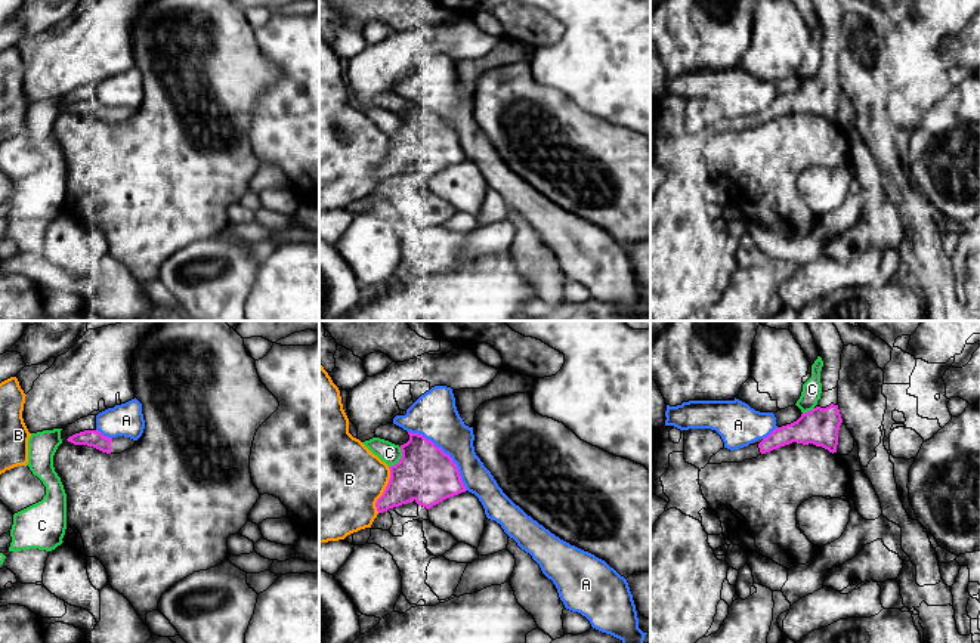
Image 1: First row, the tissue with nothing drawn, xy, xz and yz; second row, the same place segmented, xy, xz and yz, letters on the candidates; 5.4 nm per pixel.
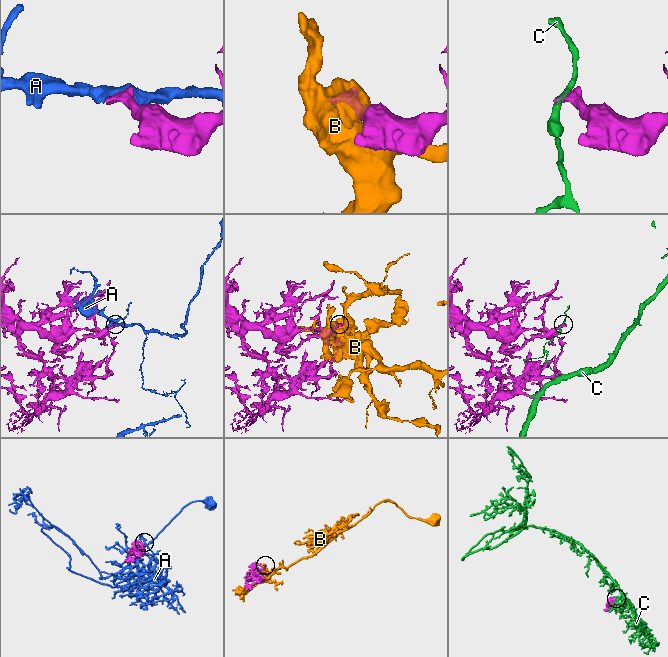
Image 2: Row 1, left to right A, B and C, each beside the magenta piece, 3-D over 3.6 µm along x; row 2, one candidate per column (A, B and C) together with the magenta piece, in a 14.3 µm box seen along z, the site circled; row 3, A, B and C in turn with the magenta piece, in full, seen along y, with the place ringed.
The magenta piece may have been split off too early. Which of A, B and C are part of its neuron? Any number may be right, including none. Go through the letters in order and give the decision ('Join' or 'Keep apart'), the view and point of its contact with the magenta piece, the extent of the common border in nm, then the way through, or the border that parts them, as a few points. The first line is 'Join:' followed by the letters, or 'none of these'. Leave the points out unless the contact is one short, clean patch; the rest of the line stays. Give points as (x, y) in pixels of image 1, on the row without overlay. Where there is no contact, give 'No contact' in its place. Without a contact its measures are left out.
Join: none of these
A: Keep apart. Touches magenta at xz (444, 121). Shared border 460 nm
B: Keep apart. Touches magenta at xz (385, 158). Shared border 260 nm
C: Keep apart. Touches magenta at xz (401, 127). Shared border 140 nm

